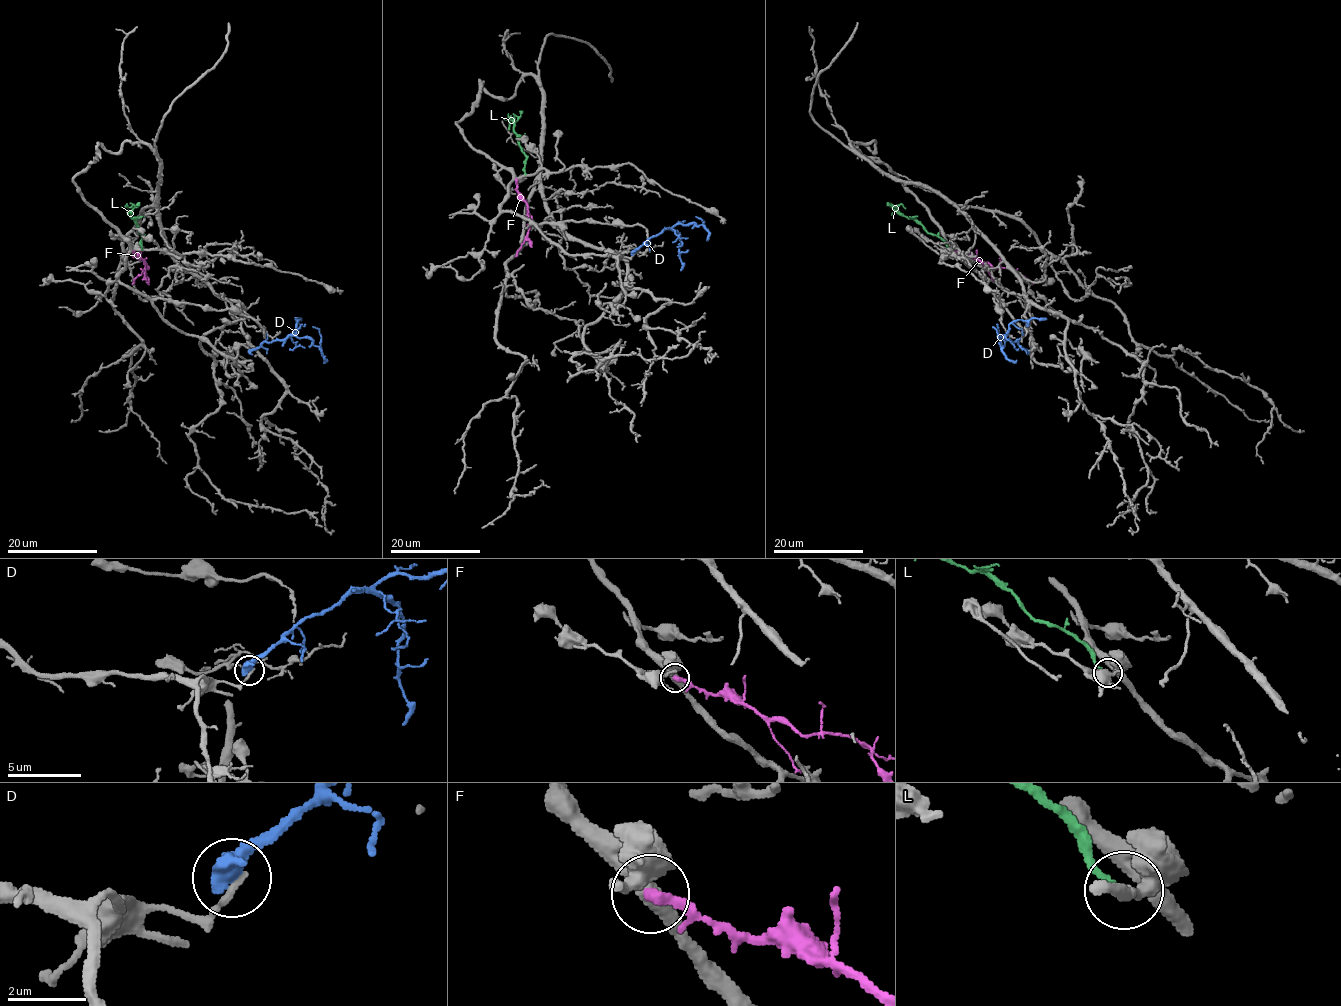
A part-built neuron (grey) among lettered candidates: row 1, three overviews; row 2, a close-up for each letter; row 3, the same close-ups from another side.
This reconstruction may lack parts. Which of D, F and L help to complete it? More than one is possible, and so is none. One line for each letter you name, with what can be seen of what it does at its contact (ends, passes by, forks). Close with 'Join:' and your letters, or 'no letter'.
Join: no letter

